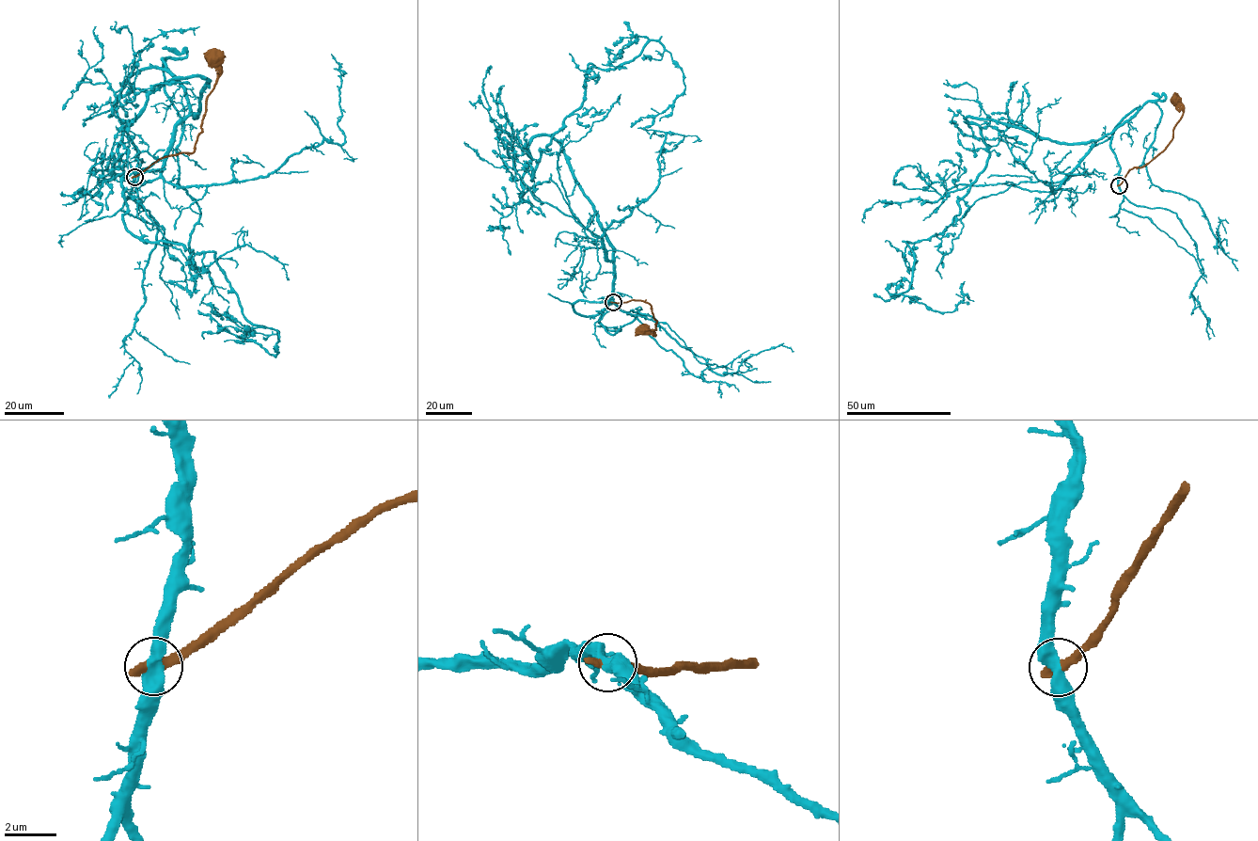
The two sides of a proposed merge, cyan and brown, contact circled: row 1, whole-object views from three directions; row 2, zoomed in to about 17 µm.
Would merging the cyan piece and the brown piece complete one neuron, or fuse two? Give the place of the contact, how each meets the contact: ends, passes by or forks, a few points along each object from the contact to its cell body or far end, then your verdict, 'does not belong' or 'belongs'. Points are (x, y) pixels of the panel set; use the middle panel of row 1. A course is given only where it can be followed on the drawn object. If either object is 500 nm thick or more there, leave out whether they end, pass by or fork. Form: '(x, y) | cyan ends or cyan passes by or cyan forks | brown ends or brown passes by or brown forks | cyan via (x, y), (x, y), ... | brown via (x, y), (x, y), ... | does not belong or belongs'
(613, 302) | cyan passes by | brown ends | cyan via (613, 302), (571, 304), (612, 245), (528, 146), (534, 180), (589, 64), (655, 40), (684, 90), (649, 134) | brown via (613, 302), (637, 300), (650, 304), (656, 322), (656, 330), (652, 330), (654, 335), (642, 330) | does not belong

